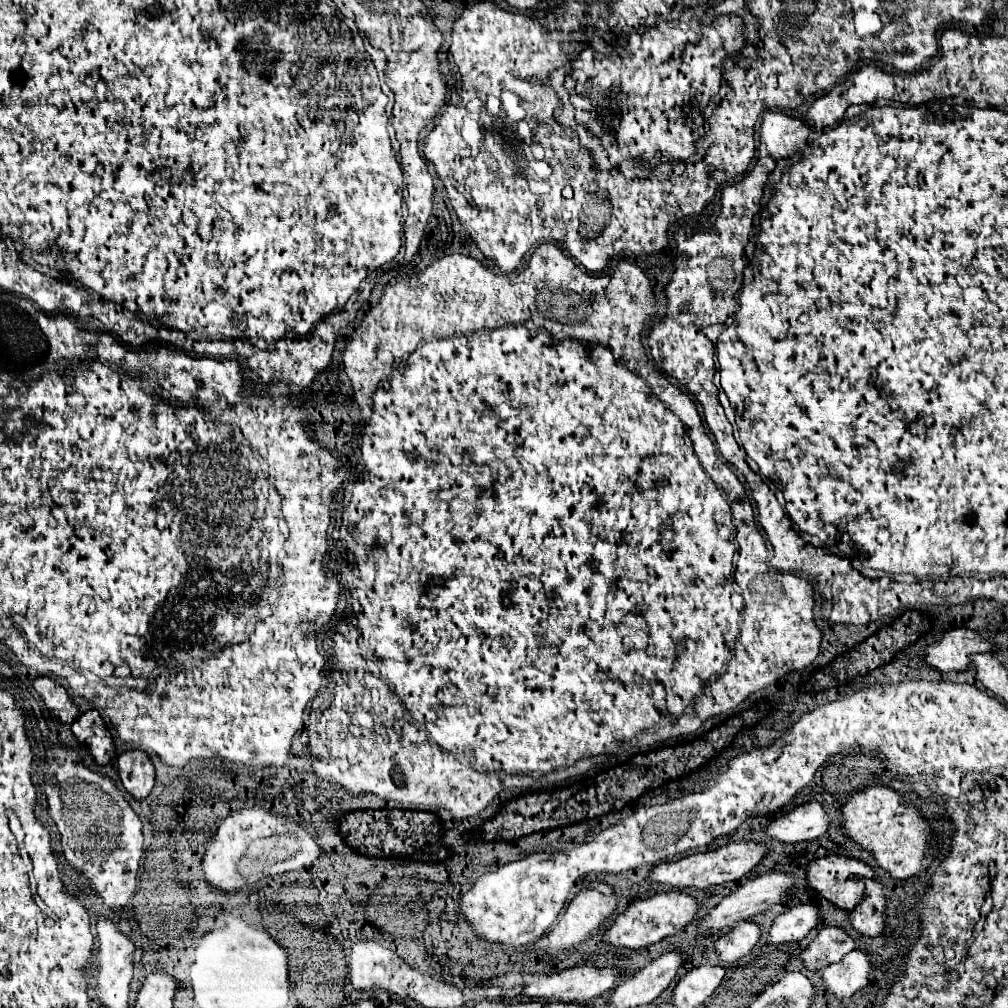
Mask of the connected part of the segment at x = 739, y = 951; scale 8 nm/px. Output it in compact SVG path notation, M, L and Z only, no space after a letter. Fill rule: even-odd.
M740 922L728 934L716 940L716 954L724 964L744 958L762 938L762 928L756 922Z

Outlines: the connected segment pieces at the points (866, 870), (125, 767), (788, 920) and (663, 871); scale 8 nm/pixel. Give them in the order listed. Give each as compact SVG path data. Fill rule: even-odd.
M832 854L808 864L808 886L844 910L866 900L864 878L874 880L876 872L860 858Z
M126 750L118 756L118 774L134 798L146 798L154 786L156 770L144 750Z
M798 904L774 920L768 944L802 940L818 922L820 922L820 908L816 904Z
M754 840L730 842L722 848L704 852L704 854L692 854L692 856L686 856L682 860L658 864L650 872L650 882L670 884L674 888L688 888L688 886L708 888L708 886L718 886L718 884L726 884L726 882L736 882L736 880L748 876L752 872L752 868L756 868L766 854L768 854L768 846L762 842L754 842Z

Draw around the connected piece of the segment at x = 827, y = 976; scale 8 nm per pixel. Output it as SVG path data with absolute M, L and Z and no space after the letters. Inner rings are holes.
M852 950L840 962L830 964L822 970L822 980L826 992L836 998L850 998L854 992L868 984L868 974L872 972L872 960L866 950Z

